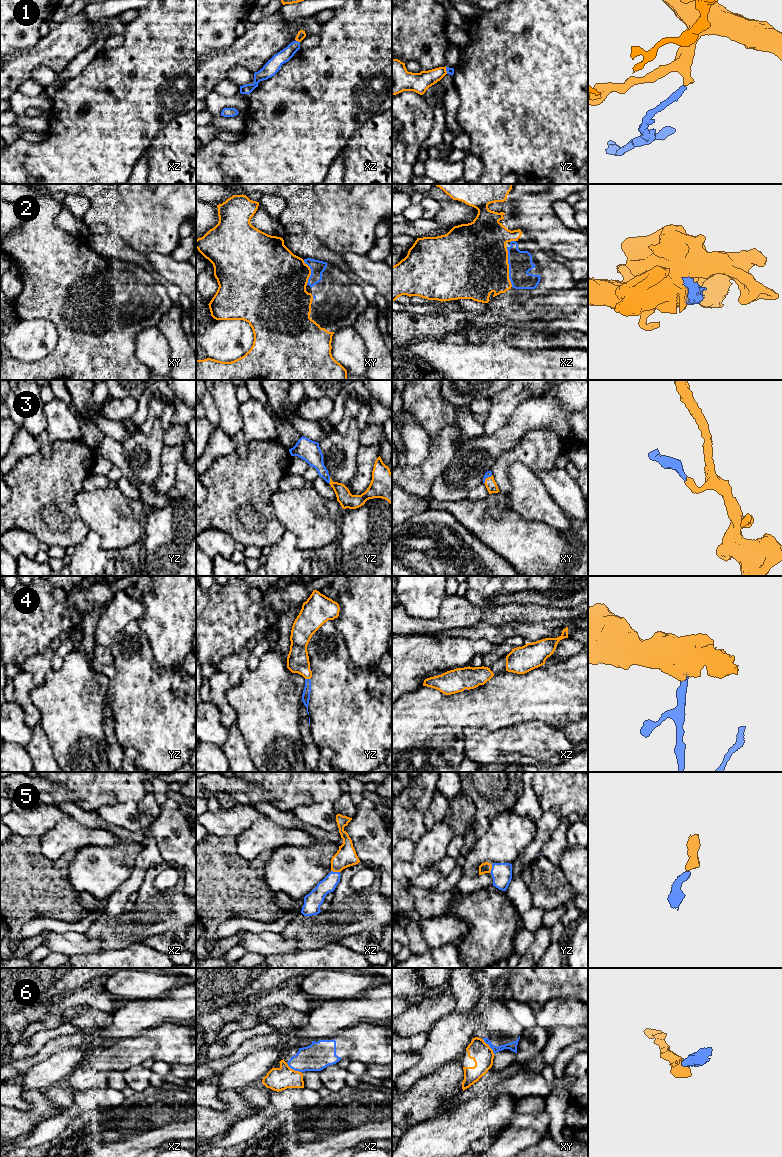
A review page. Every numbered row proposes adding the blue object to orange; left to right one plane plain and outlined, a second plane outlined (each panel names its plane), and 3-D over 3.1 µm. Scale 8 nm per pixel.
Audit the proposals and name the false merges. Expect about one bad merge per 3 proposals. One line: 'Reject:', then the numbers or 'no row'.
Reject: no row

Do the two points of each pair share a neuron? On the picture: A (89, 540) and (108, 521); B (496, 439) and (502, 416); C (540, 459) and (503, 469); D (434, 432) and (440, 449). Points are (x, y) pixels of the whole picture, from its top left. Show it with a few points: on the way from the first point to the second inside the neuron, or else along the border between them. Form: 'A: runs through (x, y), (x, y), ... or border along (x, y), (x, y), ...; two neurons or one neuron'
A: border along (90, 529), (98, 534), (102, 548), (112, 549); two neurons
B: border along (513, 412), (501, 428), (492, 434), (484, 433); two neurons
C: runs through (530, 457), (513, 457), (511, 459); one neuron
D: border along (446, 427), (460, 432), (456, 449); two neurons

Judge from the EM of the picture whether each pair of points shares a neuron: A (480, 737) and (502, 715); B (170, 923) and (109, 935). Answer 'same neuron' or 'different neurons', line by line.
A: different neurons
B: same neuron

